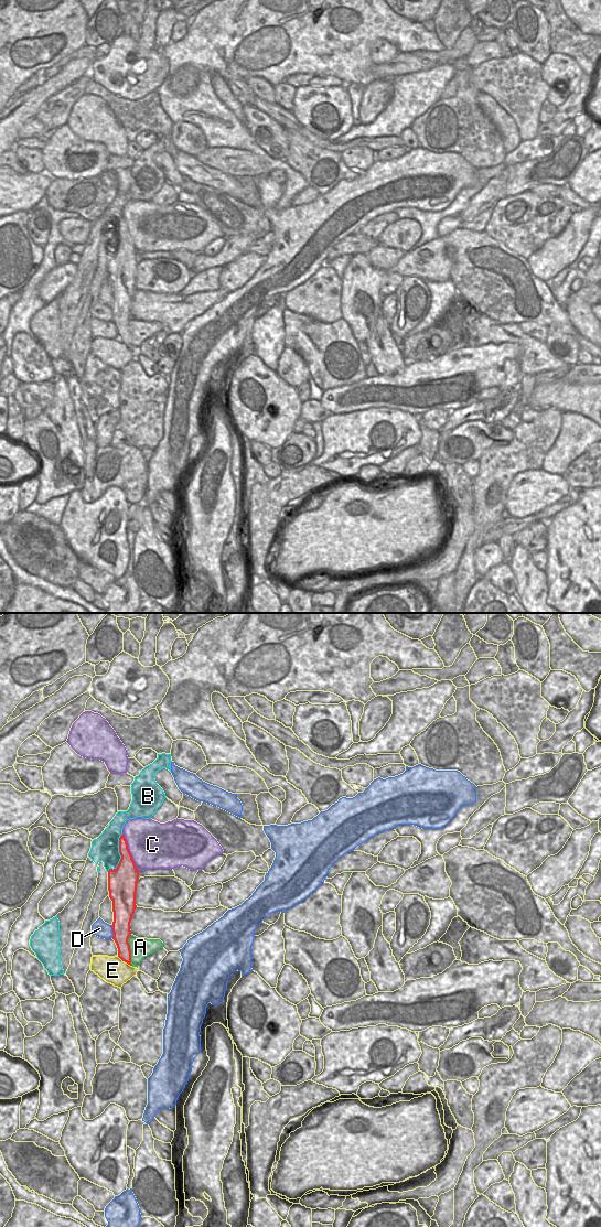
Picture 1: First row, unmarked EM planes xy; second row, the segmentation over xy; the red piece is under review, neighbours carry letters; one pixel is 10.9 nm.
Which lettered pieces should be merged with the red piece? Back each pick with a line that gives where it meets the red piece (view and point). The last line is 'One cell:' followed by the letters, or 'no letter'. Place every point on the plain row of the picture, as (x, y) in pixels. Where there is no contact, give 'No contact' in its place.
One cell: no letter.

